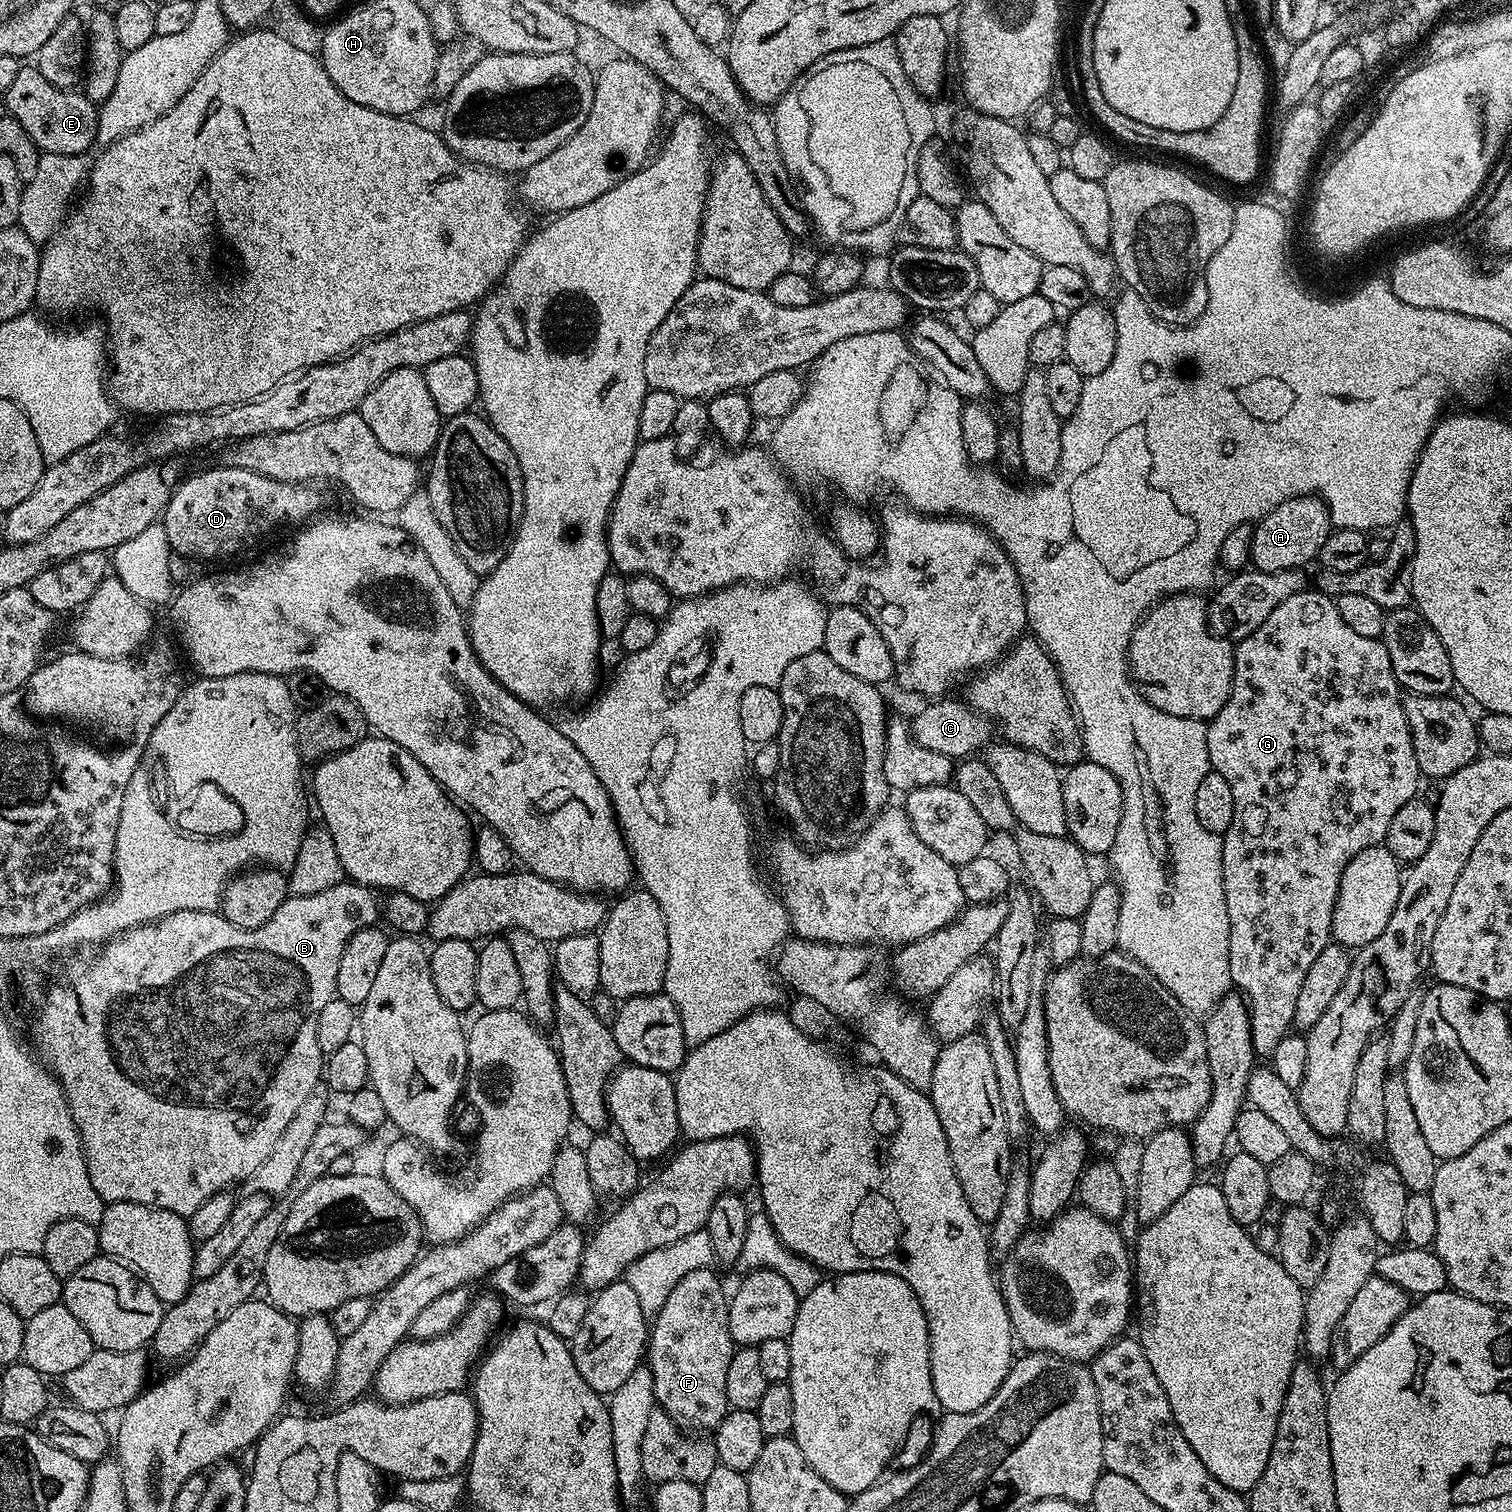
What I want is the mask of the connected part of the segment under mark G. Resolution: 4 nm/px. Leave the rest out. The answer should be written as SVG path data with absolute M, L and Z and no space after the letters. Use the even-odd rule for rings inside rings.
M1319 590L1295 592L1293 596L1286 598L1286 602L1282 602L1274 609L1262 626L1258 626L1248 637L1241 639L1235 645L1234 651L1236 661L1234 662L1234 678L1232 679L1230 698L1226 702L1226 706L1222 706L1222 710L1218 710L1216 717L1207 721L1208 737L1206 738L1206 746L1208 747L1210 762L1212 763L1211 771L1222 774L1222 778L1226 778L1226 782L1230 785L1230 791L1234 793L1234 818L1230 821L1230 826L1227 830L1222 833L1224 841L1224 849L1222 850L1222 882L1224 883L1224 893L1226 894L1226 914L1230 918L1230 978L1235 991L1244 997L1248 1006L1252 1051L1257 1057L1264 1056L1264 1058L1268 1058L1271 1057L1274 1046L1278 1046L1278 1042L1282 1042L1282 1038L1289 1035L1290 1029L1293 1027L1294 1010L1298 1006L1298 994L1302 994L1302 982L1306 982L1306 970L1310 970L1310 965L1313 964L1314 958L1318 958L1318 954L1322 954L1324 947L1332 940L1332 911L1338 898L1338 886L1342 878L1342 870L1346 870L1346 866L1350 862L1350 858L1354 858L1354 854L1358 854L1375 844L1383 844L1386 838L1386 830L1390 830L1390 821L1393 820L1394 814L1398 814L1398 810L1402 810L1402 806L1406 806L1406 802L1410 802L1417 795L1416 787L1419 786L1420 780L1422 781L1422 773L1418 766L1418 758L1414 754L1414 742L1410 734L1410 726L1406 722L1402 689L1396 681L1396 675L1390 662L1390 654L1386 654L1386 646L1383 639L1366 638L1363 634L1357 634L1352 627L1346 626L1346 622L1342 622L1342 614L1338 614L1338 606L1333 597Z

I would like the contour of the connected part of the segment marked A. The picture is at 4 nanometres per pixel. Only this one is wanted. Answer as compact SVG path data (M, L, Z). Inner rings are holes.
M1299 496L1276 506L1270 514L1257 520L1252 530L1250 564L1258 571L1301 569L1310 560L1315 561L1326 538L1332 531L1333 522L1329 510L1319 496Z

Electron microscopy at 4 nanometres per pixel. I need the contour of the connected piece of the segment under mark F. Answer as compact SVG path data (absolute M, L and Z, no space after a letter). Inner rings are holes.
M703 1268L686 1274L670 1290L670 1298L651 1321L648 1333L646 1367L654 1378L656 1403L688 1434L711 1433L730 1410L726 1396L726 1370L734 1351L728 1317L730 1296L714 1273L712 1268Z

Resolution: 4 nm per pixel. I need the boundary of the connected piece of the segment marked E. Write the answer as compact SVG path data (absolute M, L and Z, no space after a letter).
M21 66L10 90L2 93L2 100L10 115L30 134L41 153L70 154L78 156L87 153L91 144L97 143L98 108L80 90L59 88L51 85L36 66Z

